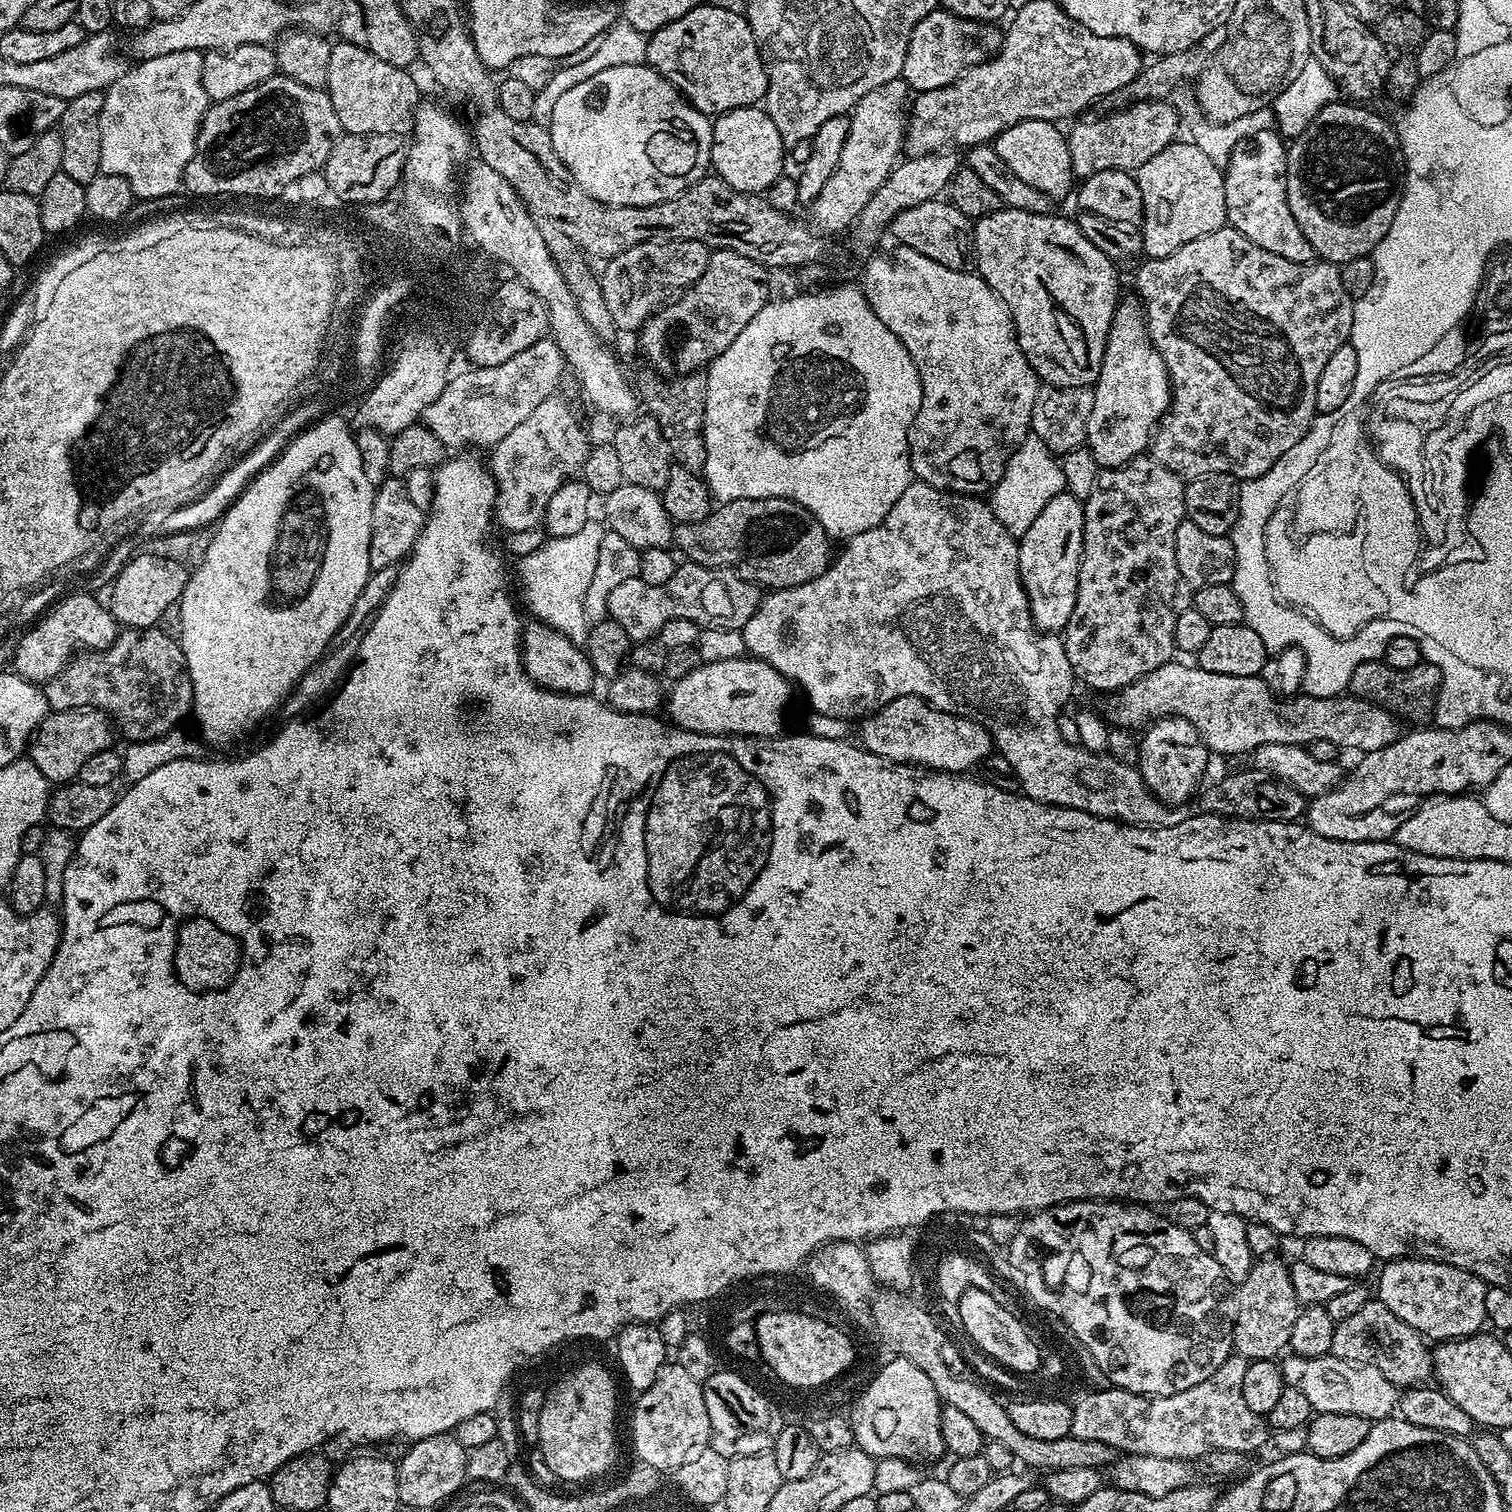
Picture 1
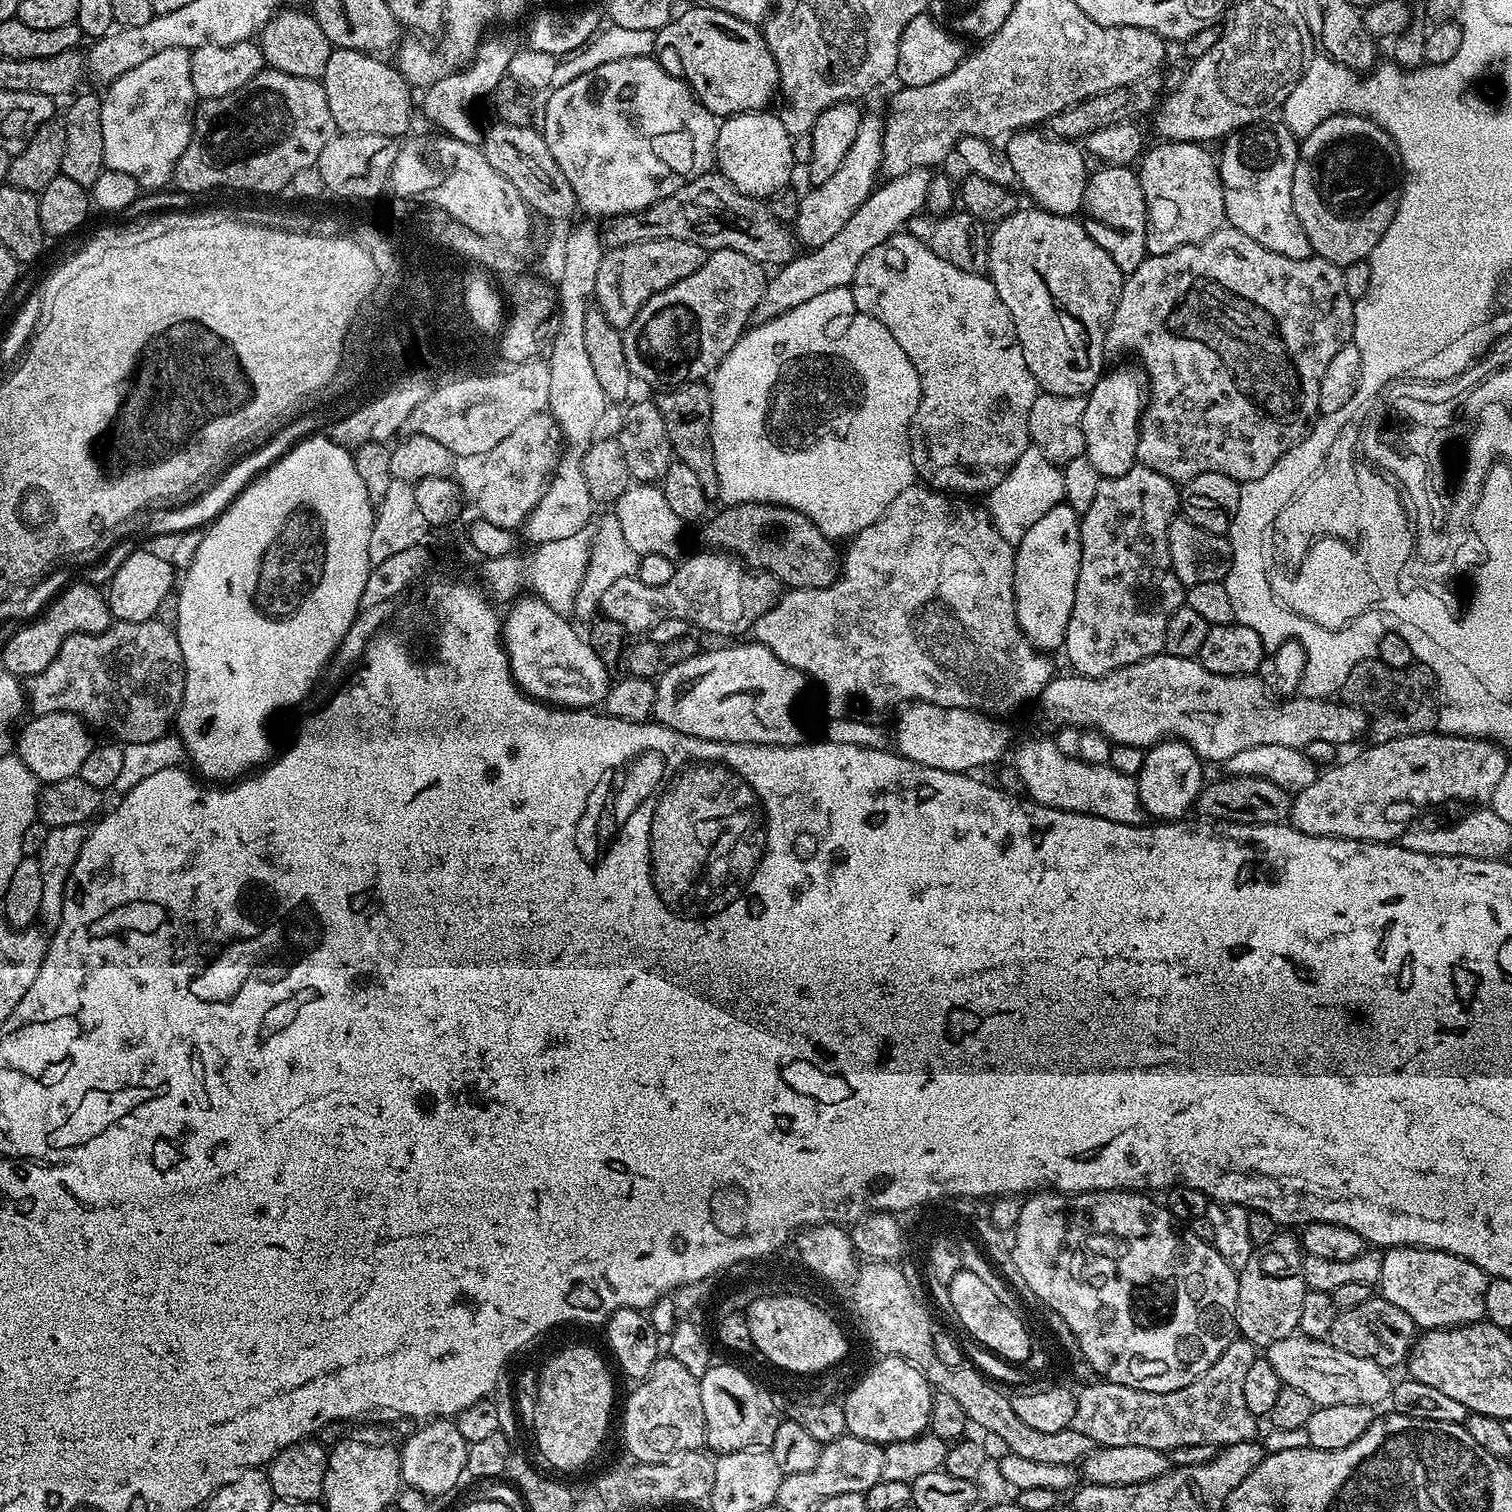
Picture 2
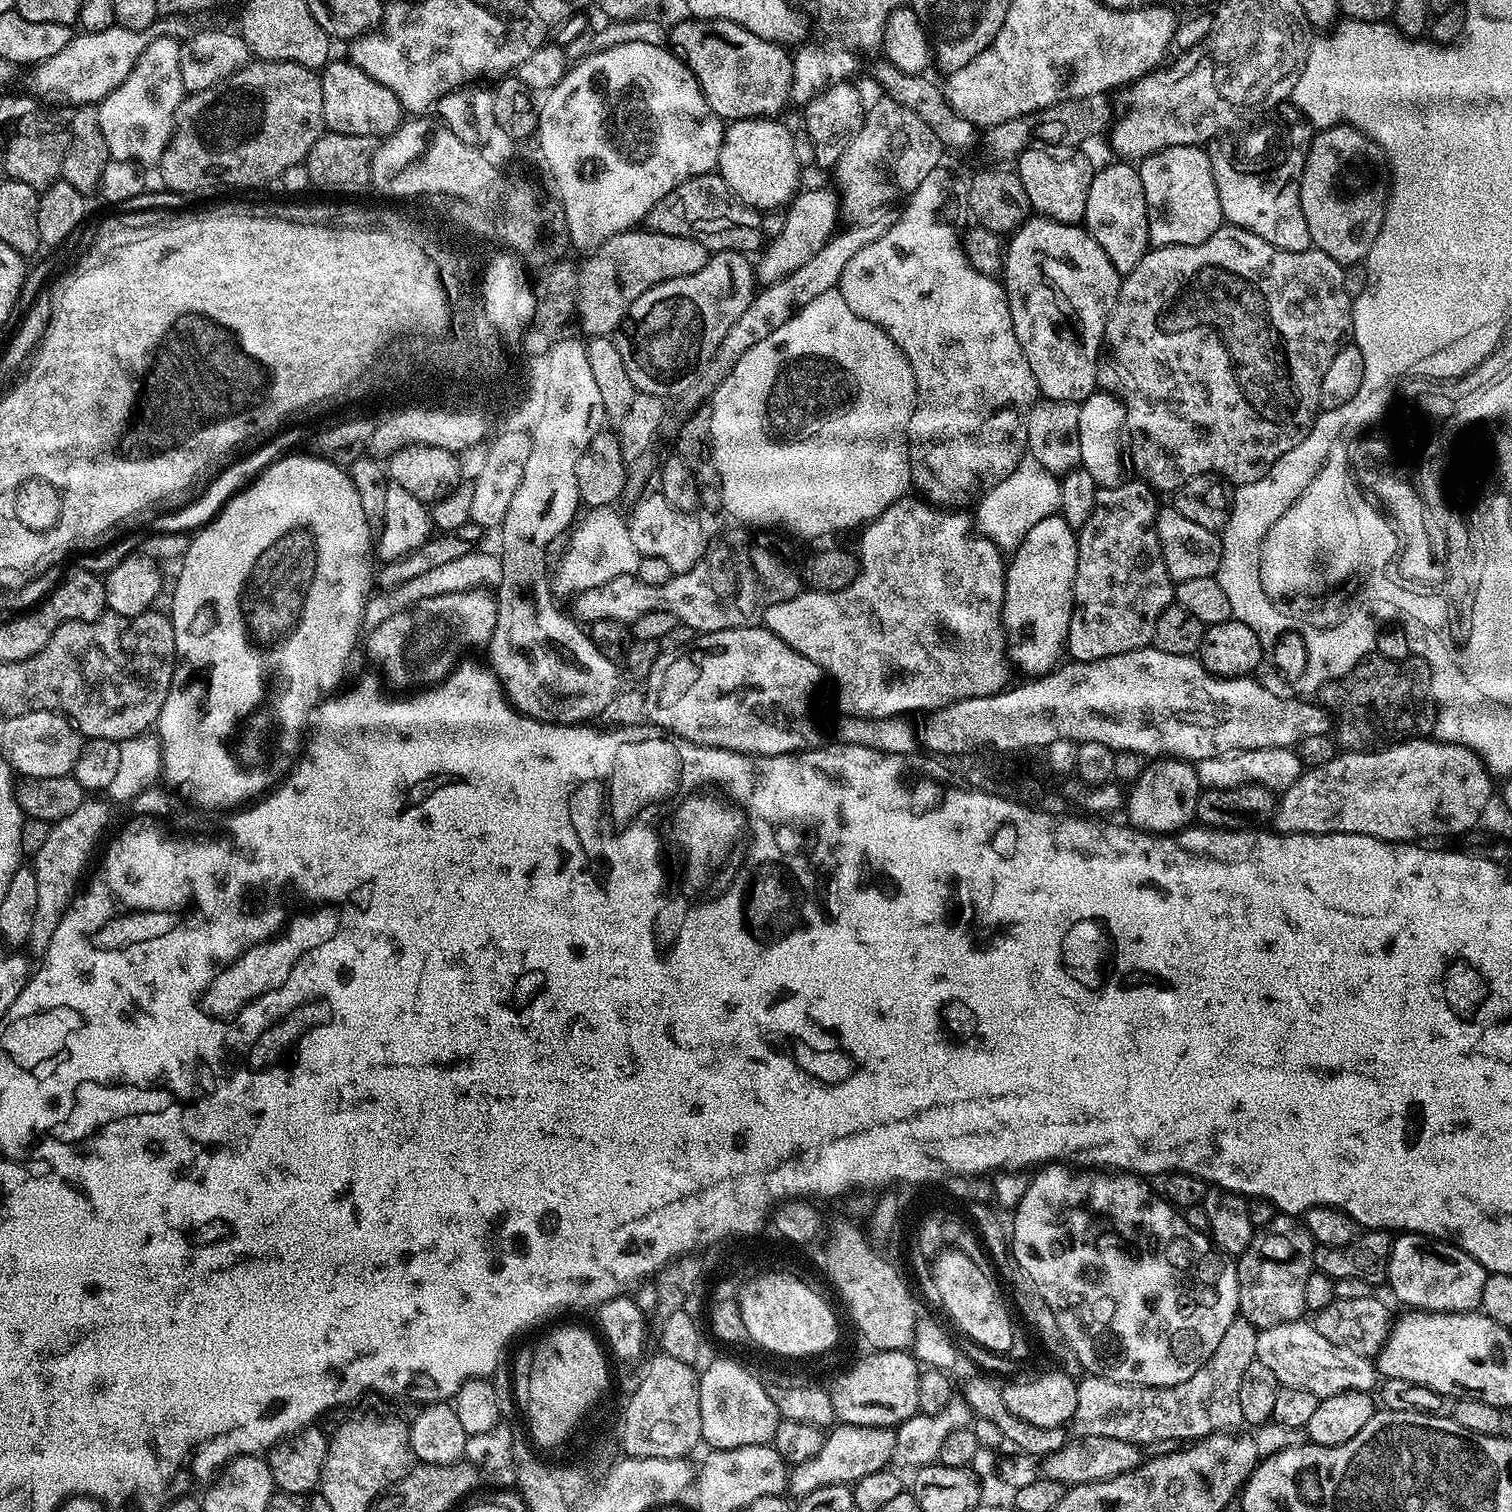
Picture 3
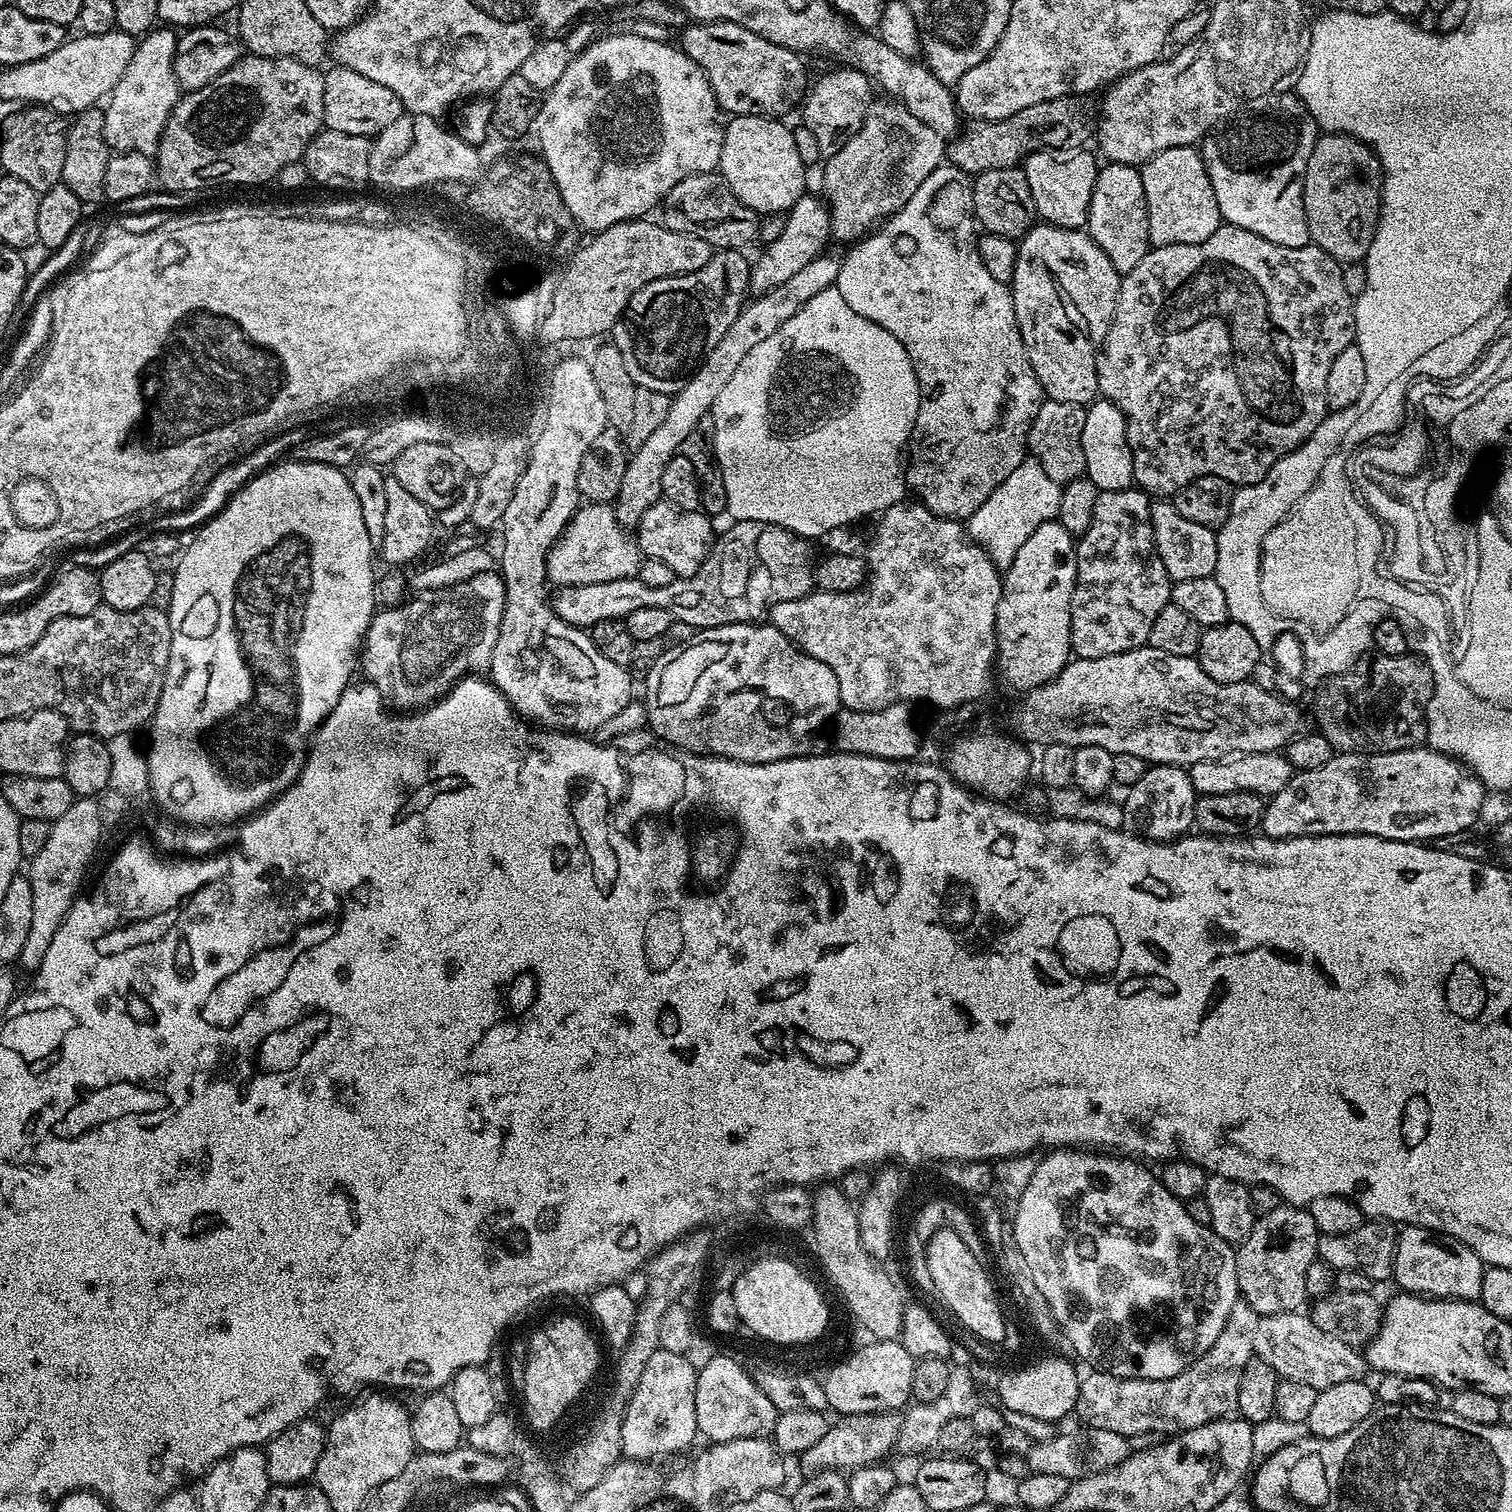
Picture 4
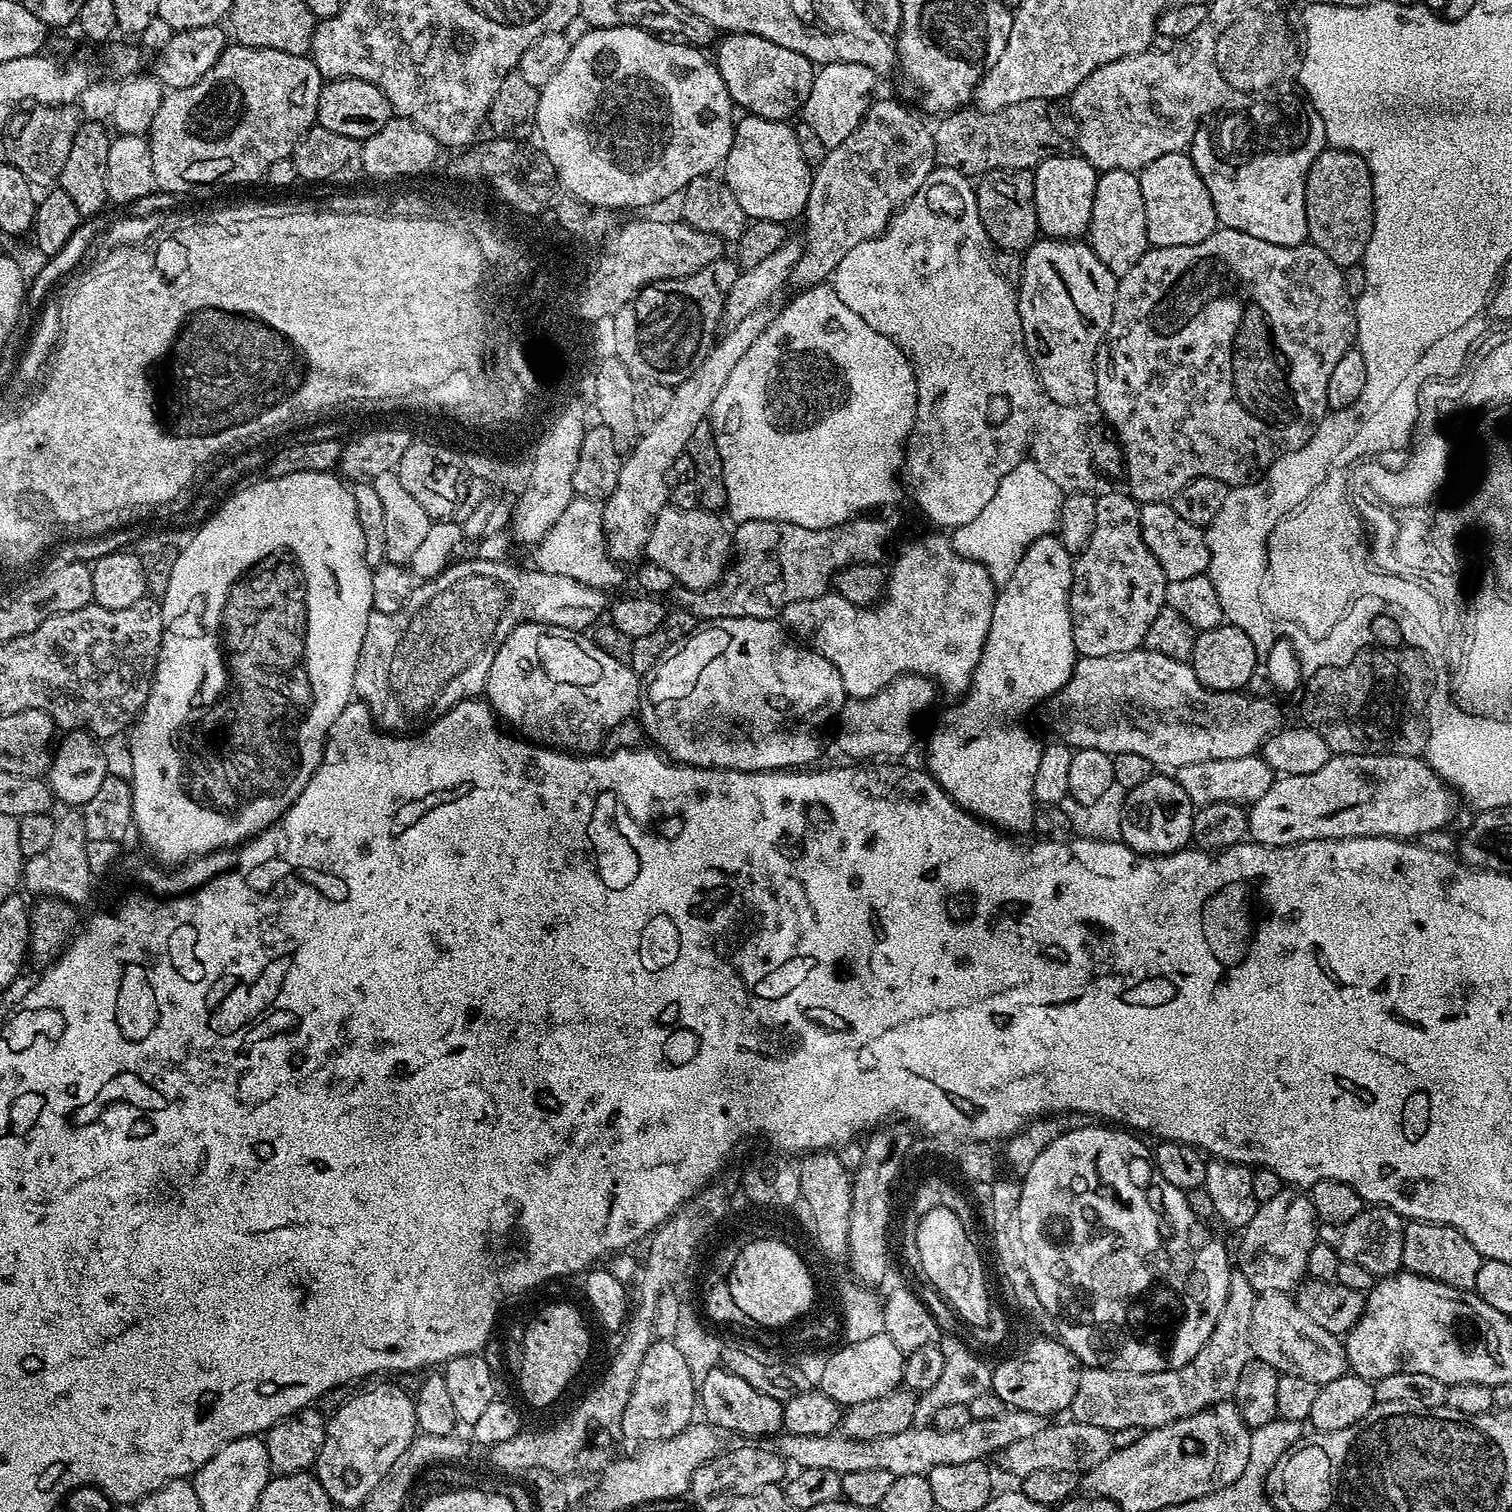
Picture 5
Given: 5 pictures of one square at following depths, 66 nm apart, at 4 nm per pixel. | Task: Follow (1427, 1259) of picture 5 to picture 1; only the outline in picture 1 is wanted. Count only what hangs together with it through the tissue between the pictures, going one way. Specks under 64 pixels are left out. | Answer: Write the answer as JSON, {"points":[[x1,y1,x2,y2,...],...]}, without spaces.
{"points":[[1397,1258,1387,1261,1380,1272,1380,1281,1376,1284,1375,1295,1391,1310,1397,1318,1402,1318,1406,1326,1414,1326,1420,1335,1432,1342,1445,1340,1461,1340,1463,1336,1474,1336,1486,1324,1486,1294,1489,1285,1484,1283,1481,1276,1470,1274,1464,1268,1453,1264,1443,1264,1437,1260,1423,1258]]}

